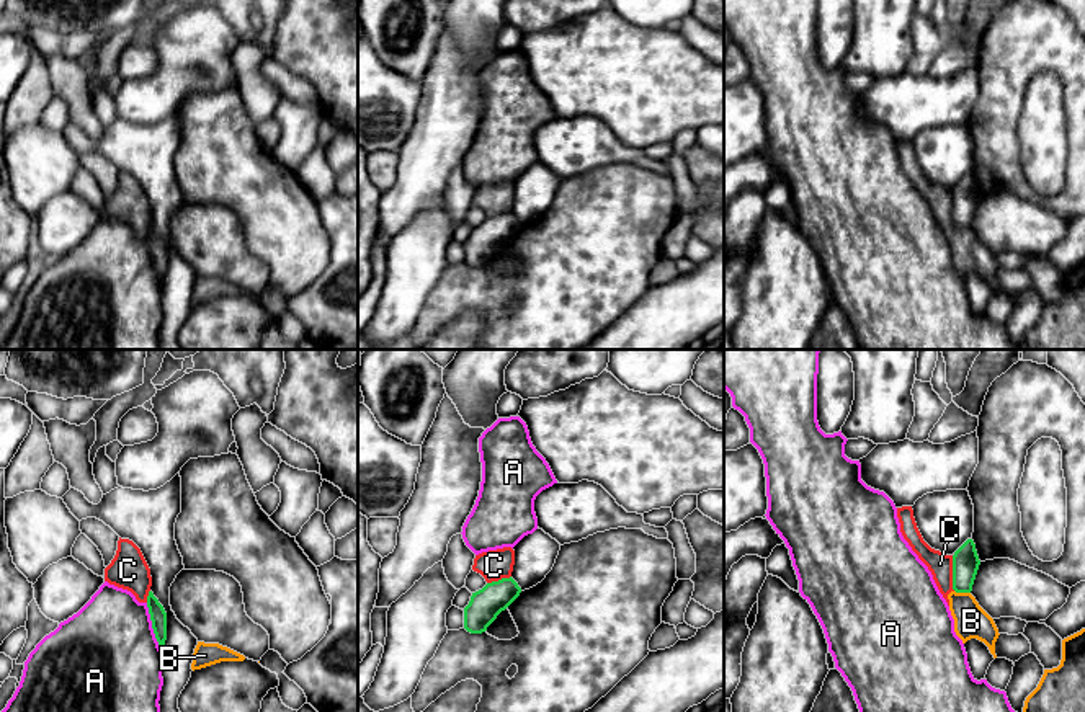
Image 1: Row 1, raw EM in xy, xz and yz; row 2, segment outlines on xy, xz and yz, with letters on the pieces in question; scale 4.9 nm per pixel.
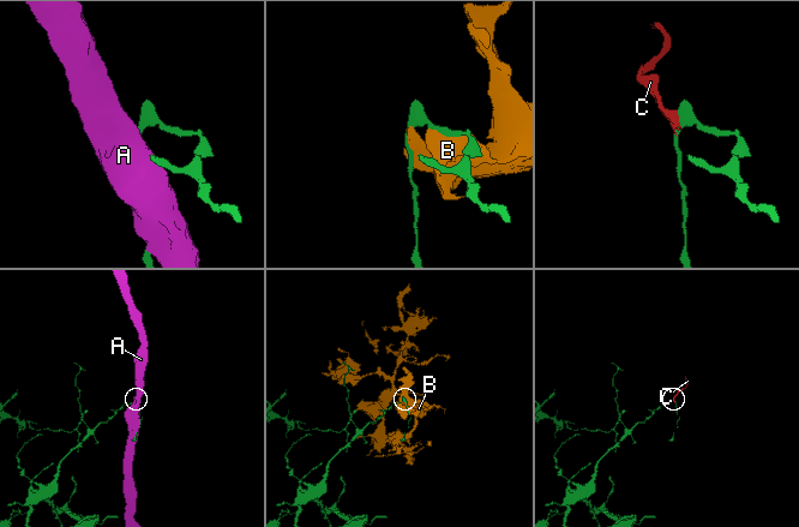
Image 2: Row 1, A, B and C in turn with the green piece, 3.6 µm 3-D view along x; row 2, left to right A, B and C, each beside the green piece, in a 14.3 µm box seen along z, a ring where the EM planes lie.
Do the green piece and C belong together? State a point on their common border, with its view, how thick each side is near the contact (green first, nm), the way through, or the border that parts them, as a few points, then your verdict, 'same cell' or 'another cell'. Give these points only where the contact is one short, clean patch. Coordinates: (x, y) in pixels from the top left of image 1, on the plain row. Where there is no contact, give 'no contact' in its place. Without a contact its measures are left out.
yz (953, 208) | 130/120 nm | along yz (951, 190), (951, 221), (955, 224) | another cell

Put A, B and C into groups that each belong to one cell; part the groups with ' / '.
A / B C

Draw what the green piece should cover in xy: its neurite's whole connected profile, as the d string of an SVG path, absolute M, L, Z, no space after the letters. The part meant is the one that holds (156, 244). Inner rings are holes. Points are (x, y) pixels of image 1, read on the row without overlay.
M149 225L147 230L147 242L149 242L155 273L159 276L160 284L163 284L167 274L167 247L152 225Z

